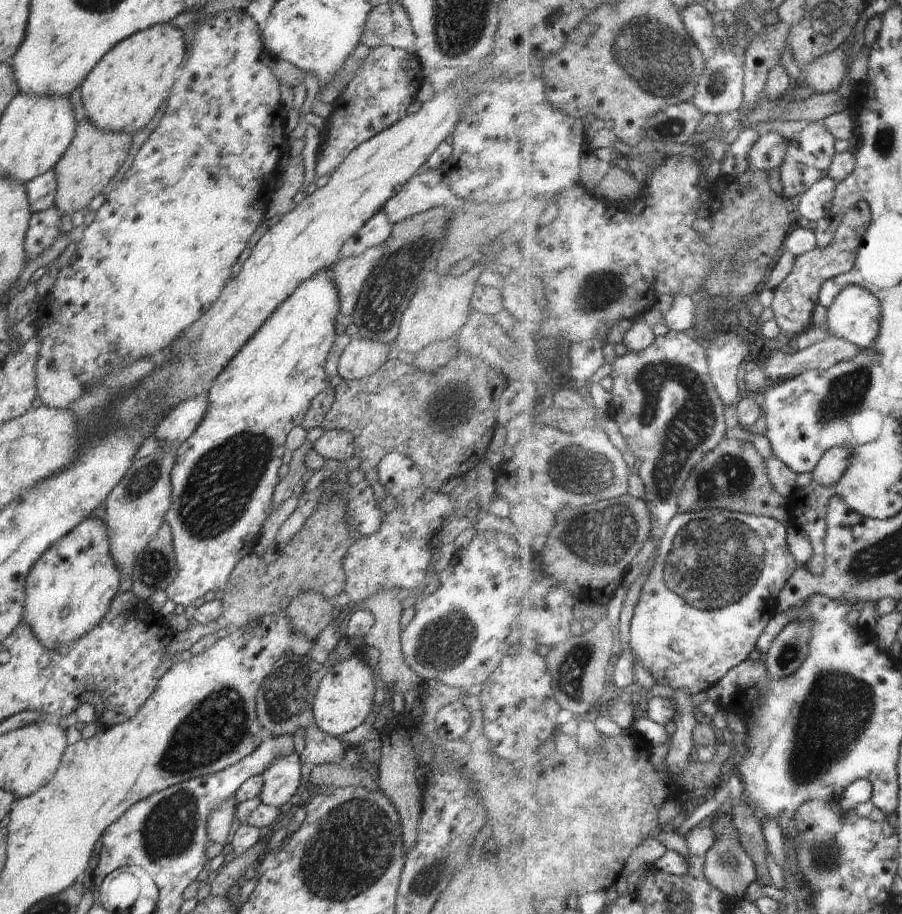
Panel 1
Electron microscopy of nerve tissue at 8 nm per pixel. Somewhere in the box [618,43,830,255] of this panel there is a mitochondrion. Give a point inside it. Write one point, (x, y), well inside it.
(721, 79)

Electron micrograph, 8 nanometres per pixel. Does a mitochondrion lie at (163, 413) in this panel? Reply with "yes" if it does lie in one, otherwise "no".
no

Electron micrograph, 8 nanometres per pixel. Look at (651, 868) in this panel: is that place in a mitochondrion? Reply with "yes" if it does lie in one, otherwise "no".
no

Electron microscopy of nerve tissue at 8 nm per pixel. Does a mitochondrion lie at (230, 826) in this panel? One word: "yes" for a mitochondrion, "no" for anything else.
no

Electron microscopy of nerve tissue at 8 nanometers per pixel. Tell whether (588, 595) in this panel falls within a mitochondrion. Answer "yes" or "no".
no

